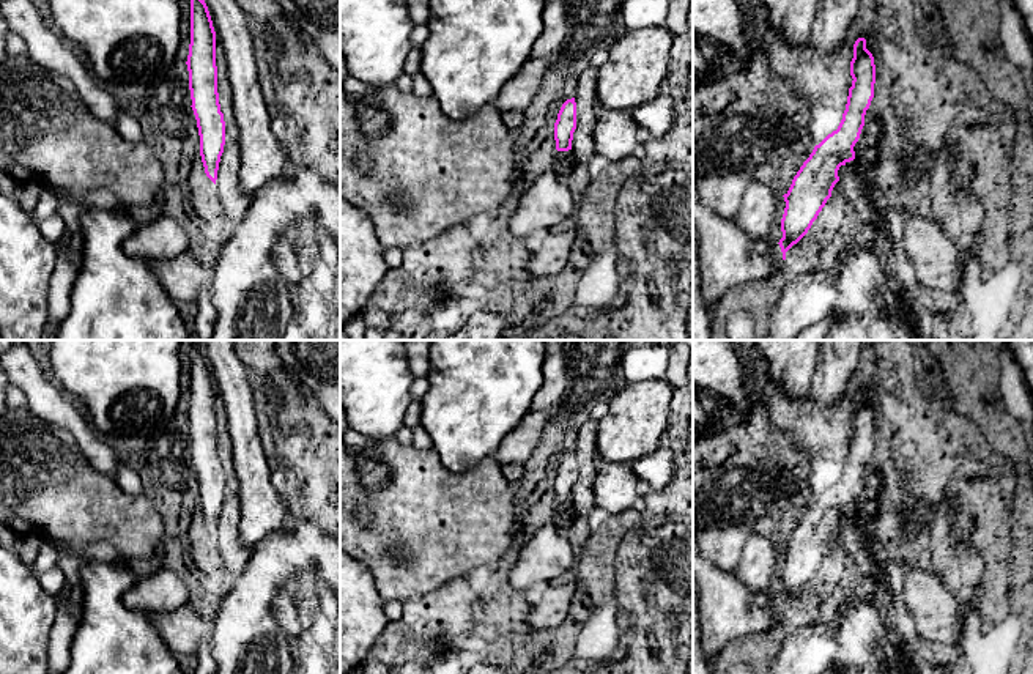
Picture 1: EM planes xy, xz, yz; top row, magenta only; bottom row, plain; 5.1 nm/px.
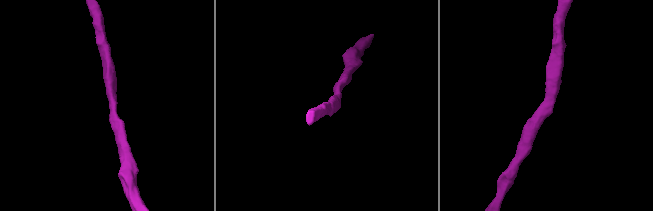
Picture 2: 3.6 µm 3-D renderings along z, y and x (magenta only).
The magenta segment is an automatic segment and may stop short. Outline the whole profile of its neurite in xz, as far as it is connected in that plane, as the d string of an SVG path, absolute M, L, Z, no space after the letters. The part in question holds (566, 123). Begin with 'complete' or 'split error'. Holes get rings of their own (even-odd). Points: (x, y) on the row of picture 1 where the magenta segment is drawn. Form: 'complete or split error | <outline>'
complete | M575 98L567 99L554 123L554 140L557 151L572 150L573 132L576 129L576 102Z

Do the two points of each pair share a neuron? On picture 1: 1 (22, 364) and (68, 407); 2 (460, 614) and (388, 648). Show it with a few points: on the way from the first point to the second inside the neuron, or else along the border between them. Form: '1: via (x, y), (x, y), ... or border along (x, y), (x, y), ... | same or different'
1: via (30, 377), (55, 402) | same
2: via (443, 614), (425, 621), (405, 640) | same

